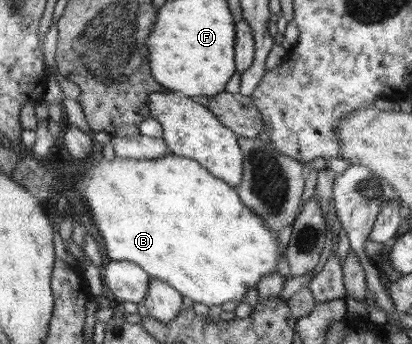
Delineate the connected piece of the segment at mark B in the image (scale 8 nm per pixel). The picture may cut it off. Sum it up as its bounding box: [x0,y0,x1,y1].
[74,151,286,307]

